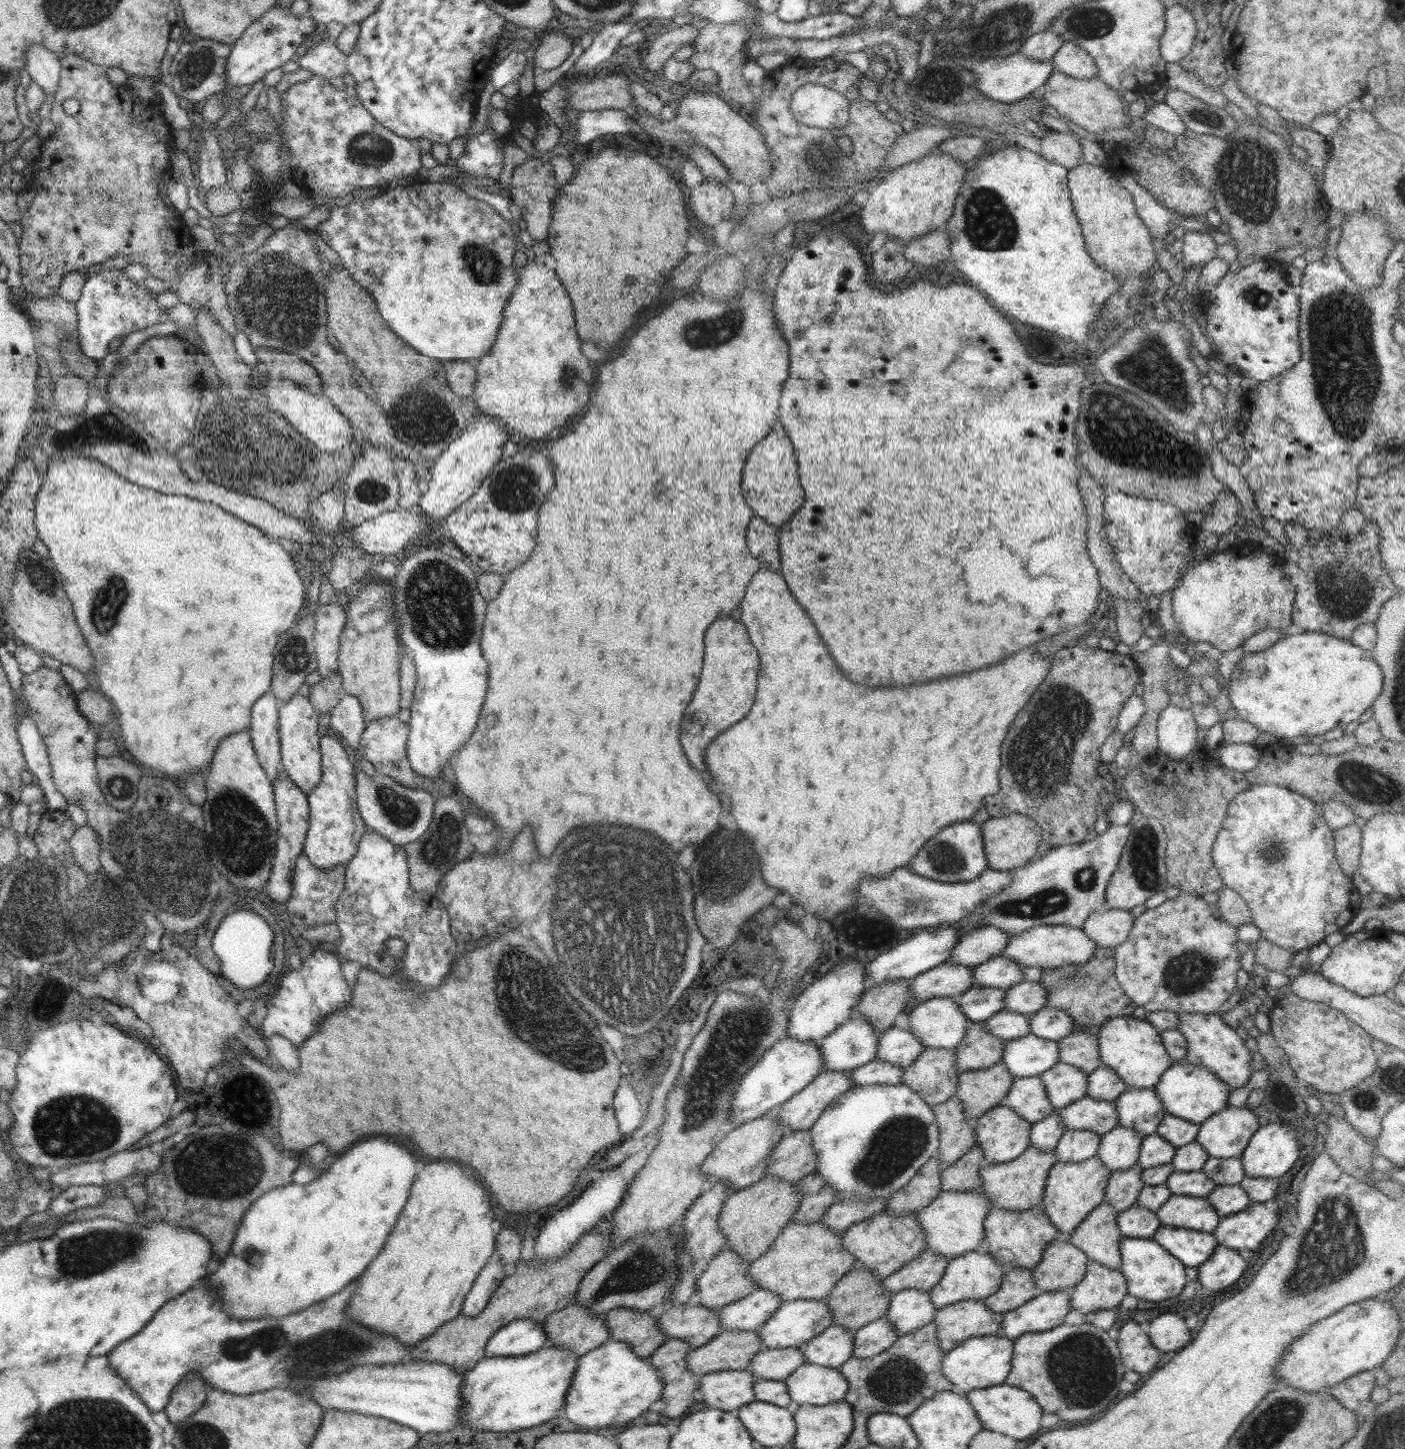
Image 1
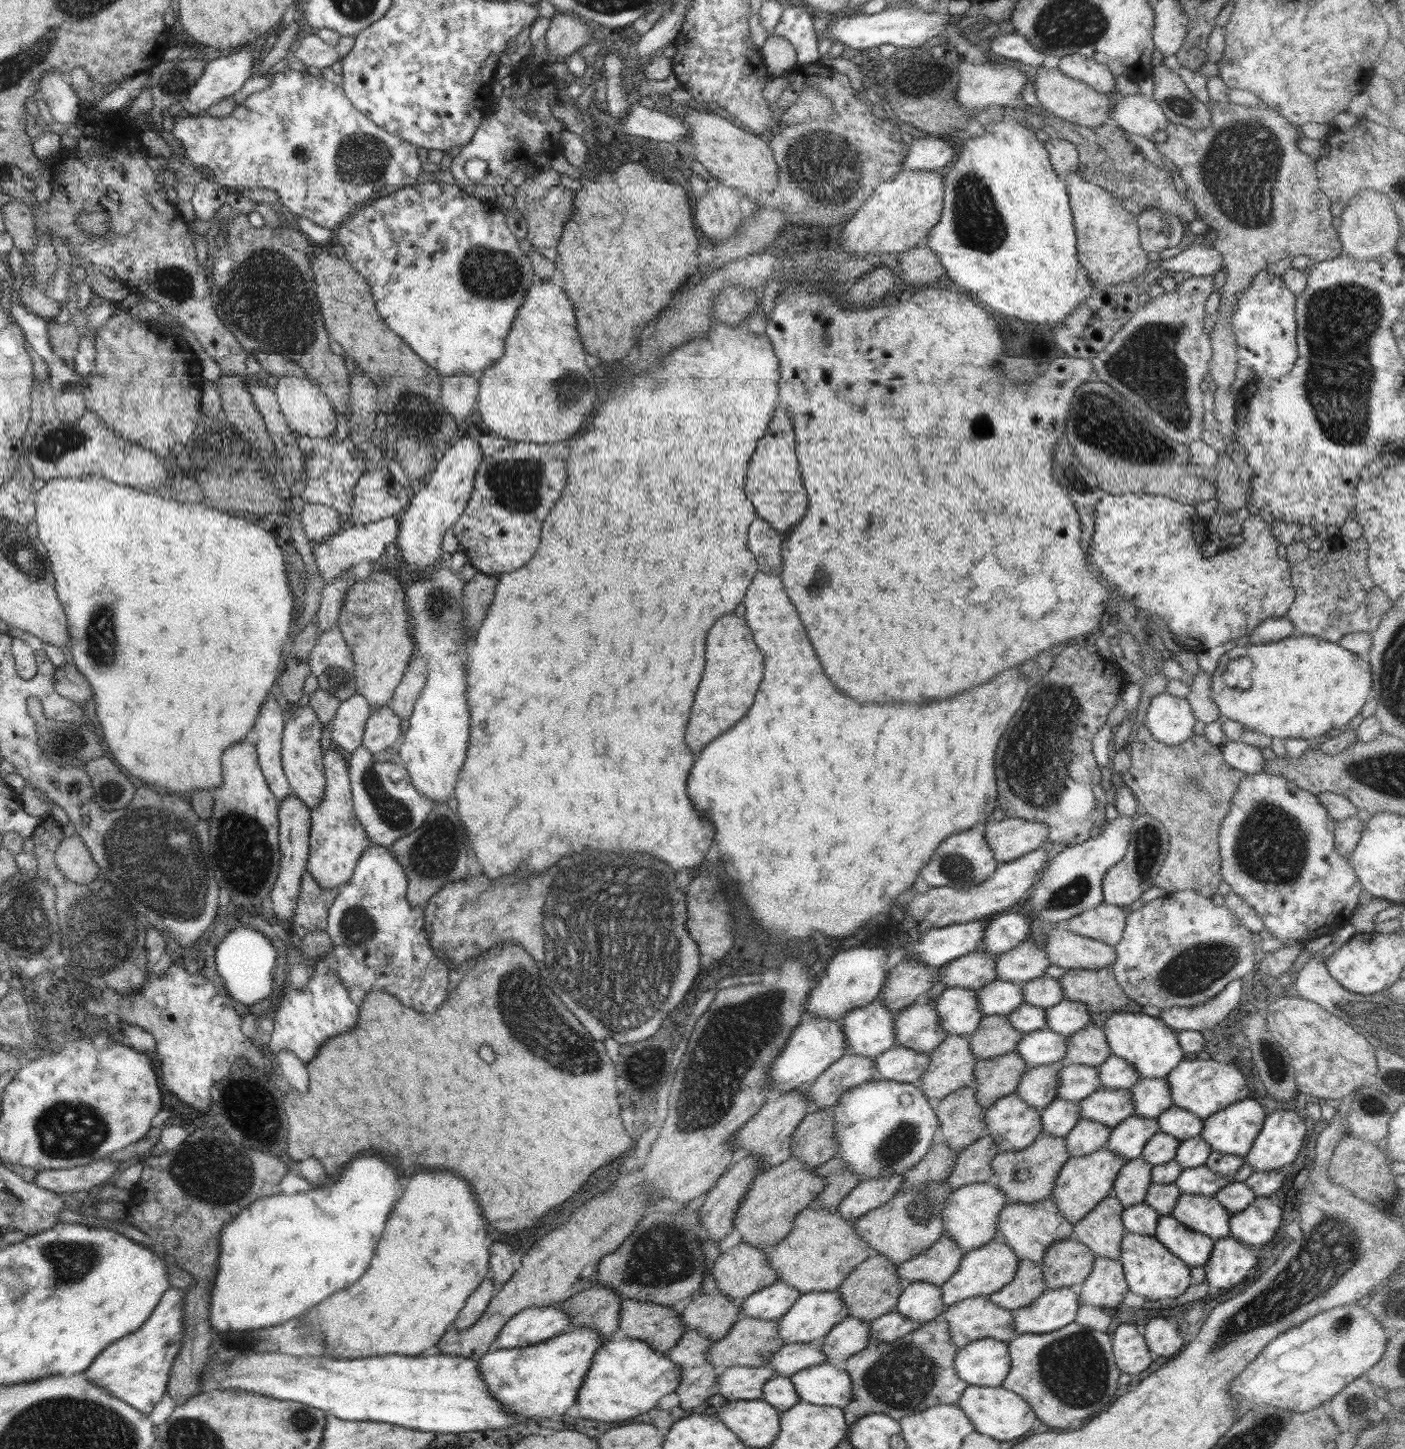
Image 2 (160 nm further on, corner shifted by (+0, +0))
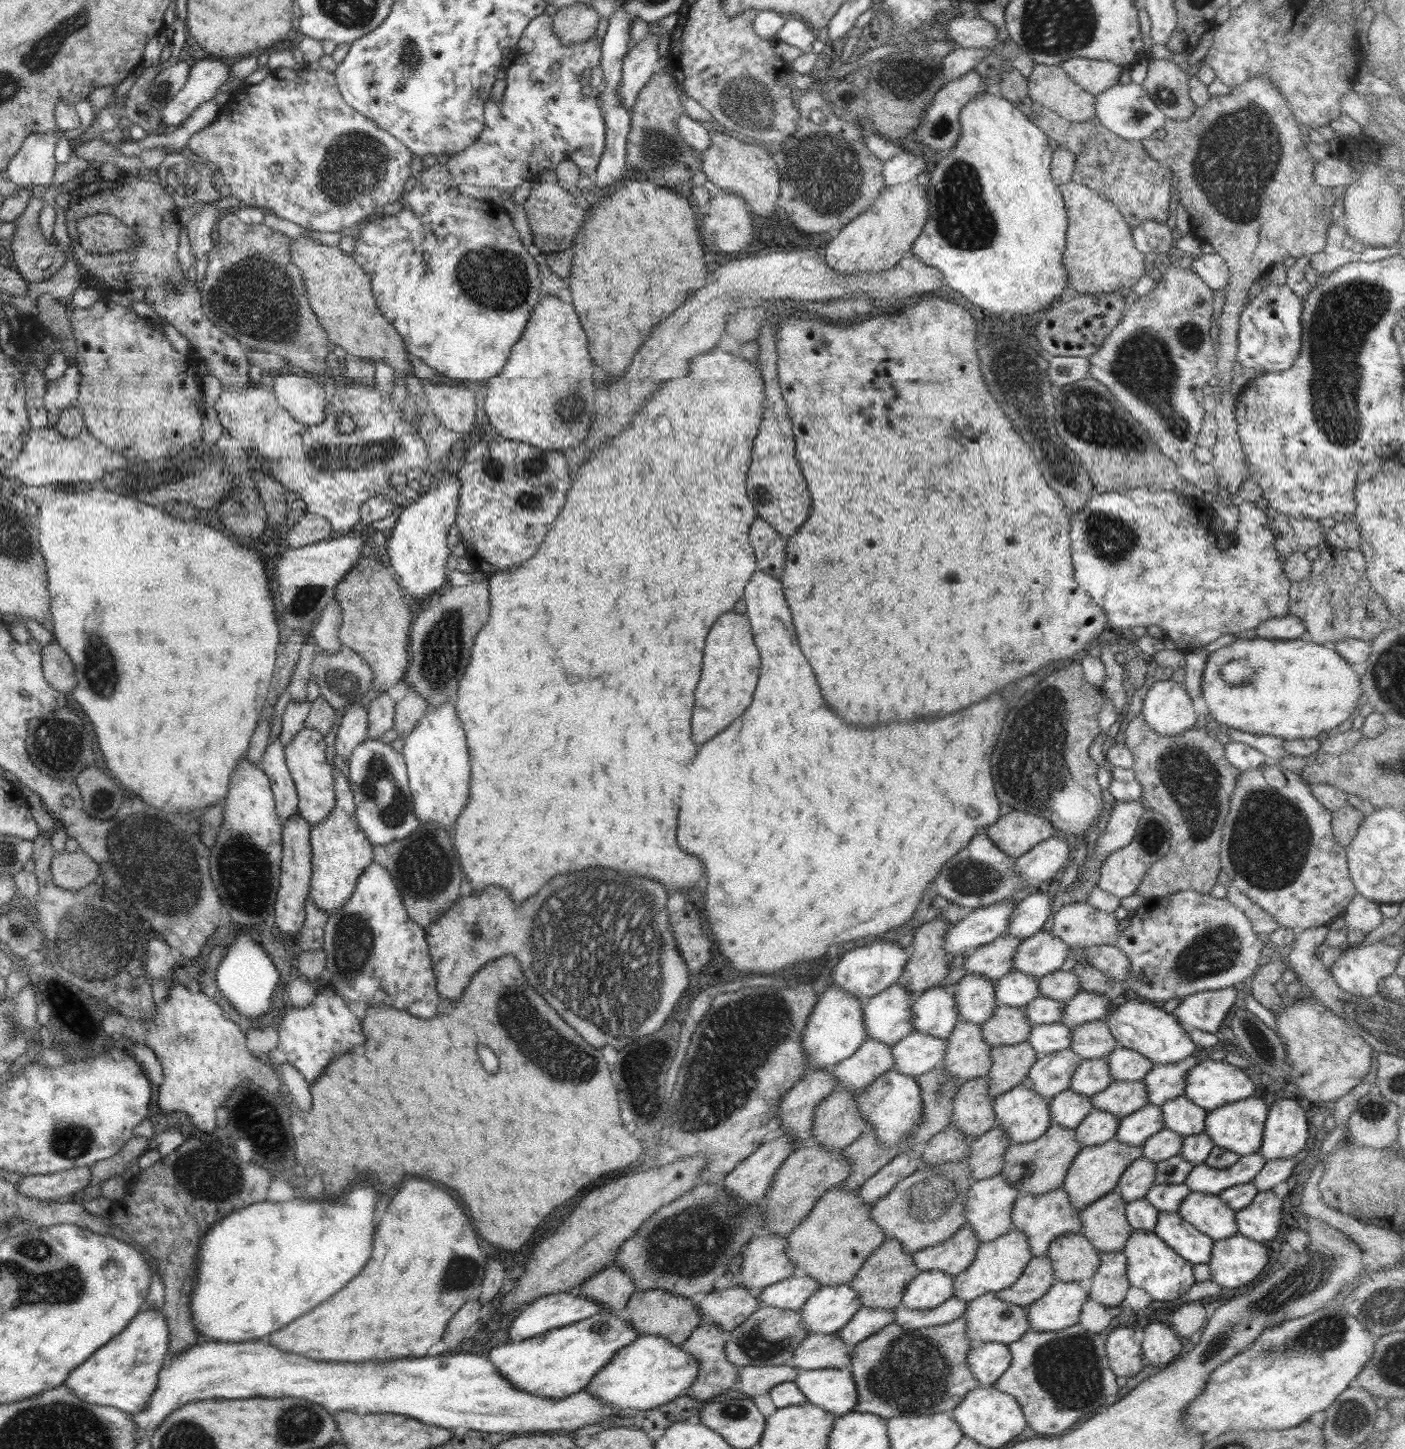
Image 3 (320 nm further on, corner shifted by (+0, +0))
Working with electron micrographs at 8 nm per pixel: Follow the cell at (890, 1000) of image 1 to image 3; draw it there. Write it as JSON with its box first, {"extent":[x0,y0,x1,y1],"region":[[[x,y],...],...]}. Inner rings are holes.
{"extent":[898,915,952,996],"region":[[[937,915],[916,930],[912,947],[909,947],[908,950],[909,957],[904,972],[898,982],[900,986],[904,986],[909,992],[912,992],[913,996],[918,996],[925,990],[937,987],[948,976],[949,965],[952,961],[952,957],[946,954],[946,950],[944,950],[944,937],[946,937],[948,927],[950,927],[950,921]]]}

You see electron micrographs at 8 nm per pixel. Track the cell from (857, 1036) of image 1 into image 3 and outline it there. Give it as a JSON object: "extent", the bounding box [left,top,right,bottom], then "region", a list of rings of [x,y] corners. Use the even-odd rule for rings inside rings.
{"extent":[860,983,913,1046],"region":[[[898,983],[860,1000],[867,1038],[894,1046],[913,1030],[912,992]]]}

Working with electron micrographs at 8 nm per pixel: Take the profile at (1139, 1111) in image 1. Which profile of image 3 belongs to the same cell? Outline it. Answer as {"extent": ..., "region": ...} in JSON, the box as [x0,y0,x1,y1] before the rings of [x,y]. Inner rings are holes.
{"extent":[1142,1055,1198,1106],"region":[[[1190,1055],[1176,1064],[1158,1064],[1142,1080],[1146,1083],[1149,1104],[1161,1106],[1168,1099],[1184,1095],[1188,1072],[1198,1064],[1198,1058]]]}

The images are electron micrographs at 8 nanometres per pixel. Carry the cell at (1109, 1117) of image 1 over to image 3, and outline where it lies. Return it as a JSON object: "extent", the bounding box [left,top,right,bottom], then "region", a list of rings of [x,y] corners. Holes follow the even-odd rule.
{"extent":[1091,1080,1149,1119],"region":[[[1113,1080],[1102,1092],[1091,1096],[1094,1109],[1111,1112],[1118,1119],[1149,1104],[1146,1083]]]}

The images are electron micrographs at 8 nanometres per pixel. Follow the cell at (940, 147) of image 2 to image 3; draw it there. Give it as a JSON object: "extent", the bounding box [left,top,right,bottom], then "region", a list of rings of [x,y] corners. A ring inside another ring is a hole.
{"extent":[882,150,934,186],"region":[[[903,150],[894,157],[883,162],[882,176],[885,184],[892,186],[914,181],[914,176],[926,168],[927,161],[934,160],[933,154],[927,150],[922,151],[922,155],[908,153]]]}

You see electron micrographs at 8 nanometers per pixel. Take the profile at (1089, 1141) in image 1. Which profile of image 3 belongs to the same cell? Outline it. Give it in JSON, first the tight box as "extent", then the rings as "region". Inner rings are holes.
{"extent":[1075,1108,1118,1148],"region":[[[1093,1108],[1075,1128],[1075,1137],[1081,1148],[1102,1144],[1115,1138],[1118,1125],[1117,1116],[1111,1112]]]}

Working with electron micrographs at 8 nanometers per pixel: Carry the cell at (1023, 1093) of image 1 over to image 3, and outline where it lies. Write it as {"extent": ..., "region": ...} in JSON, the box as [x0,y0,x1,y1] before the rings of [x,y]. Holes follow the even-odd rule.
{"extent":[1026,1048,1083,1100],"region":[[[1071,1048],[1038,1055],[1028,1073],[1026,1084],[1040,1096],[1050,1100],[1070,1088],[1074,1072],[1083,1062],[1082,1059]]]}

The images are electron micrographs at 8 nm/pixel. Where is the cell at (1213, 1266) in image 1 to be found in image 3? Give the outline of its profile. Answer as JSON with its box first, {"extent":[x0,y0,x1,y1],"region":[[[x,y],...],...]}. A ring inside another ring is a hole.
{"extent":[1210,1234,1268,1288],"region":[[[1236,1234],[1215,1240],[1210,1267],[1211,1279],[1222,1288],[1238,1288],[1252,1282],[1268,1264],[1268,1254],[1258,1242]]]}

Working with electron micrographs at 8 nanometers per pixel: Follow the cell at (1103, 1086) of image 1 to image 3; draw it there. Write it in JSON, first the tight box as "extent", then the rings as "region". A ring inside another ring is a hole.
{"extent":[1106,1045,1153,1081],"region":[[[1119,1045],[1106,1057],[1106,1064],[1114,1080],[1140,1081],[1153,1069],[1146,1059],[1139,1052]]]}

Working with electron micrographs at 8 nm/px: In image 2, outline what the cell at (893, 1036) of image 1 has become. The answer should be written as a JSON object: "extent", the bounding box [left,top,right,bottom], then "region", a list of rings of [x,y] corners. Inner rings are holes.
{"extent":[895,999,947,1055],"region":[[[924,999],[917,1001],[910,1007],[900,1010],[895,1017],[895,1044],[898,1046],[929,1055],[944,1040],[946,1035],[947,1032],[940,1026],[933,1002]]]}

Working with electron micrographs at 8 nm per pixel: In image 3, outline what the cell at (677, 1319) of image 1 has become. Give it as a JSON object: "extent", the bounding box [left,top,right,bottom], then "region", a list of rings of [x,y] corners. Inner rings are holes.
{"extent":[697,1284,761,1332],"region":[[[739,1284],[719,1292],[710,1291],[697,1306],[703,1316],[702,1324],[712,1322],[728,1332],[748,1320],[761,1304],[756,1295]]]}

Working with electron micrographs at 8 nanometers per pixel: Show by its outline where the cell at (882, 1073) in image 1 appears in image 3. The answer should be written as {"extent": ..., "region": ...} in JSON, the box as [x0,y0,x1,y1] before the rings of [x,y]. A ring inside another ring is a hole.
{"extent":[891,1030,947,1077],"region":[[[913,1030],[891,1049],[895,1060],[893,1068],[915,1077],[942,1064],[947,1042],[943,1038]]]}

